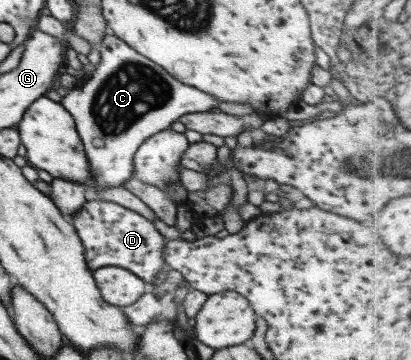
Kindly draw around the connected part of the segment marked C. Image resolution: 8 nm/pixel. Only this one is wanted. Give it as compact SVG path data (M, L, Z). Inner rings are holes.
M111 34L100 39L99 51L101 61L95 64L92 74L86 76L72 92L60 98L60 106L73 118L95 186L105 189L122 187L125 180L133 177L132 157L146 138L168 129L183 114L214 110L217 101L210 94L174 80L161 66L155 65Z

